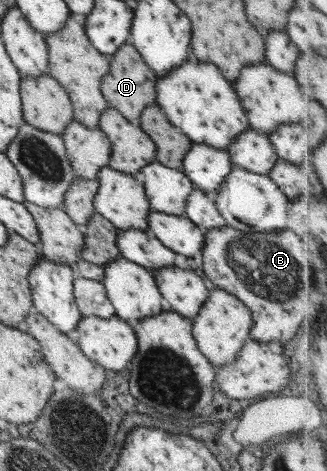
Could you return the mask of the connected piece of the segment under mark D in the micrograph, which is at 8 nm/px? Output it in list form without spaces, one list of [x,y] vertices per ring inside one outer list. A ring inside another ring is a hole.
[[[122,43],[114,55],[109,58],[109,67],[106,75],[100,81],[100,91],[108,107],[114,108],[124,119],[138,125],[142,109],[155,103],[156,77],[130,43]]]

